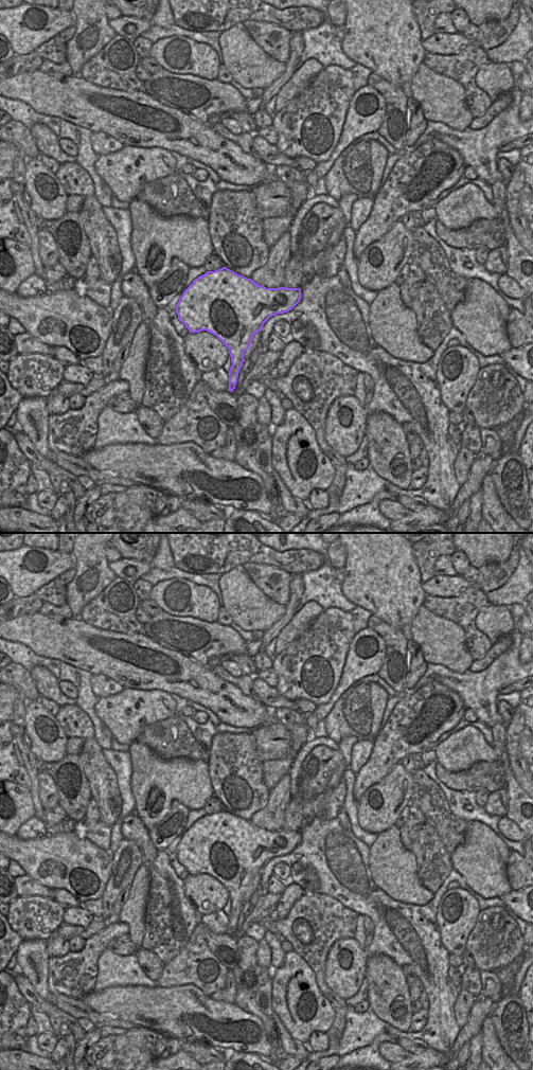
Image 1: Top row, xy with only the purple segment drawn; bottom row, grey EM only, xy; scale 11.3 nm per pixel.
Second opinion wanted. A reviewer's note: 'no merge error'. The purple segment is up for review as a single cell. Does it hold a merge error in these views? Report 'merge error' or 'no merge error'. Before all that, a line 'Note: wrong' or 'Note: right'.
Note: wrong
merge error

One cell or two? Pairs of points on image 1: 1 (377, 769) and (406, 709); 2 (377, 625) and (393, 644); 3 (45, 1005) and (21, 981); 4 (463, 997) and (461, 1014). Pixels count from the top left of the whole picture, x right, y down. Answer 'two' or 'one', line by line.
1: one
2: one
3: one
4: one

